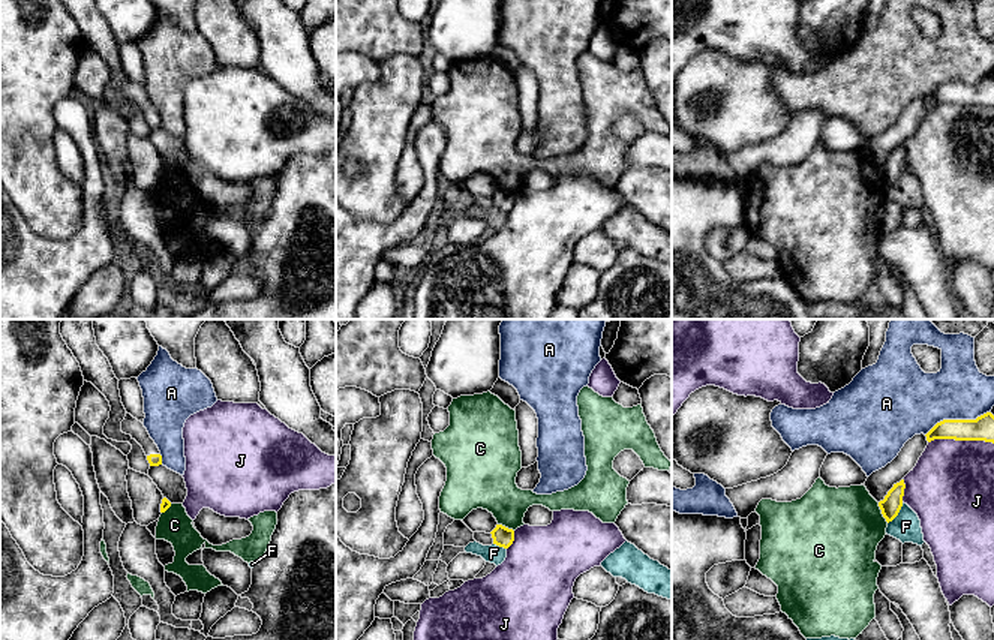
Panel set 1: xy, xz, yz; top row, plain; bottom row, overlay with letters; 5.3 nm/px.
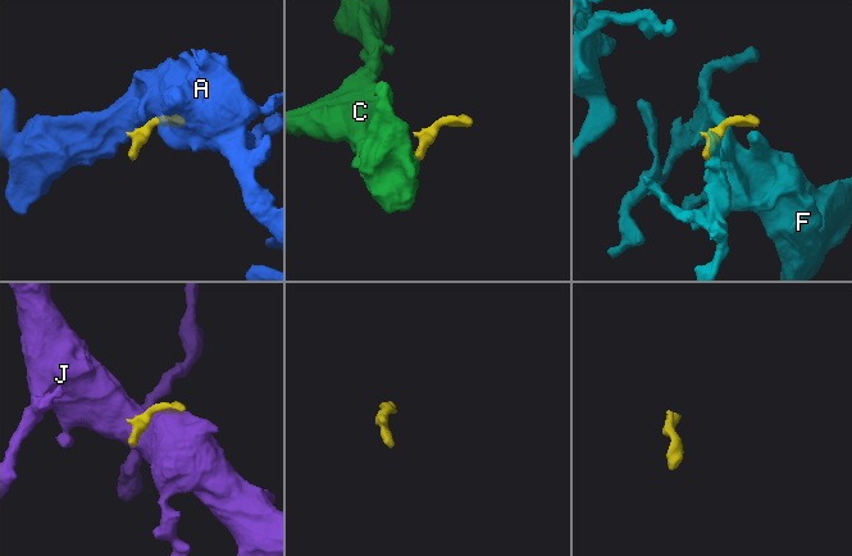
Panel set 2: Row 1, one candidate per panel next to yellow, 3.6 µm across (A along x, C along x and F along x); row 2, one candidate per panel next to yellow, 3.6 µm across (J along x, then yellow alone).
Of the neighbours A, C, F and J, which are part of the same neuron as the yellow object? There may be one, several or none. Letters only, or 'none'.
none

